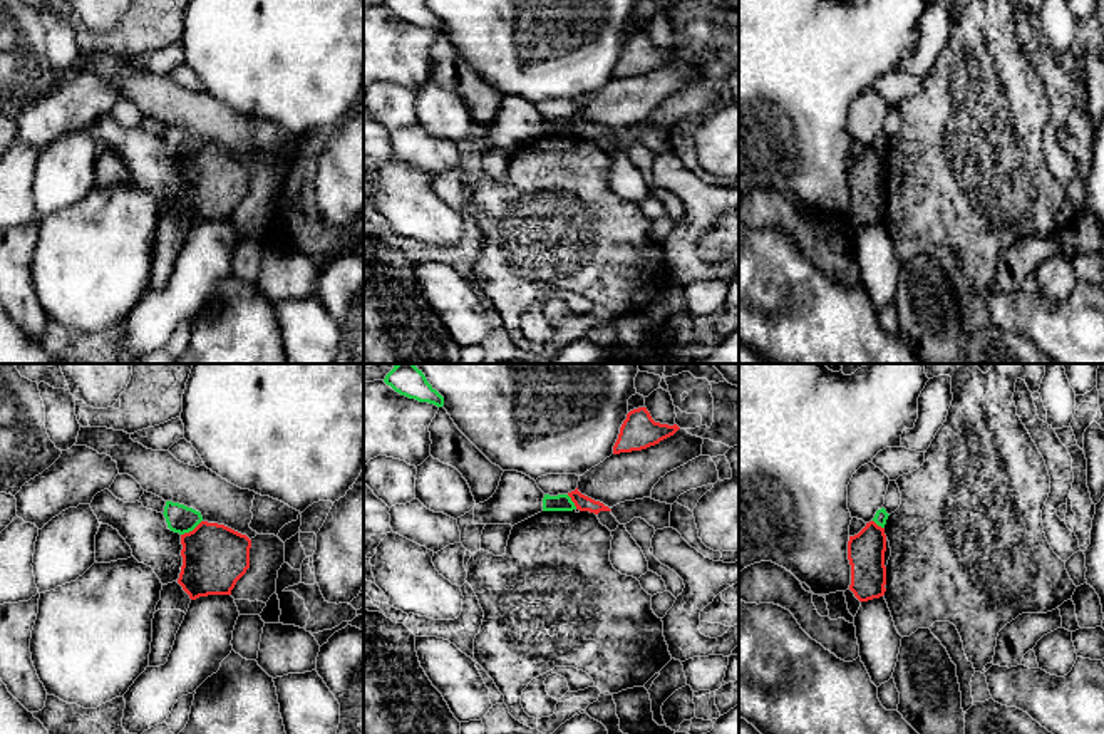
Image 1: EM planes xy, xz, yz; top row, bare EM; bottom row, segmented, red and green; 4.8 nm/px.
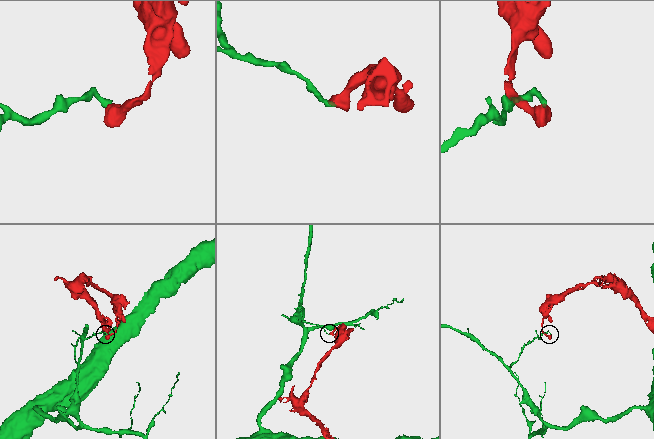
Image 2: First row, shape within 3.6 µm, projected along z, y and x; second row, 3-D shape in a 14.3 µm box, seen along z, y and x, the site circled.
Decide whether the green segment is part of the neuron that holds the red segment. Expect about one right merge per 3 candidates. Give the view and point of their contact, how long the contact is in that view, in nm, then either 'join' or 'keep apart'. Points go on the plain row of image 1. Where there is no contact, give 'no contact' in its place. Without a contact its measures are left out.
xy (193, 155) | 130 nm | keep apart

